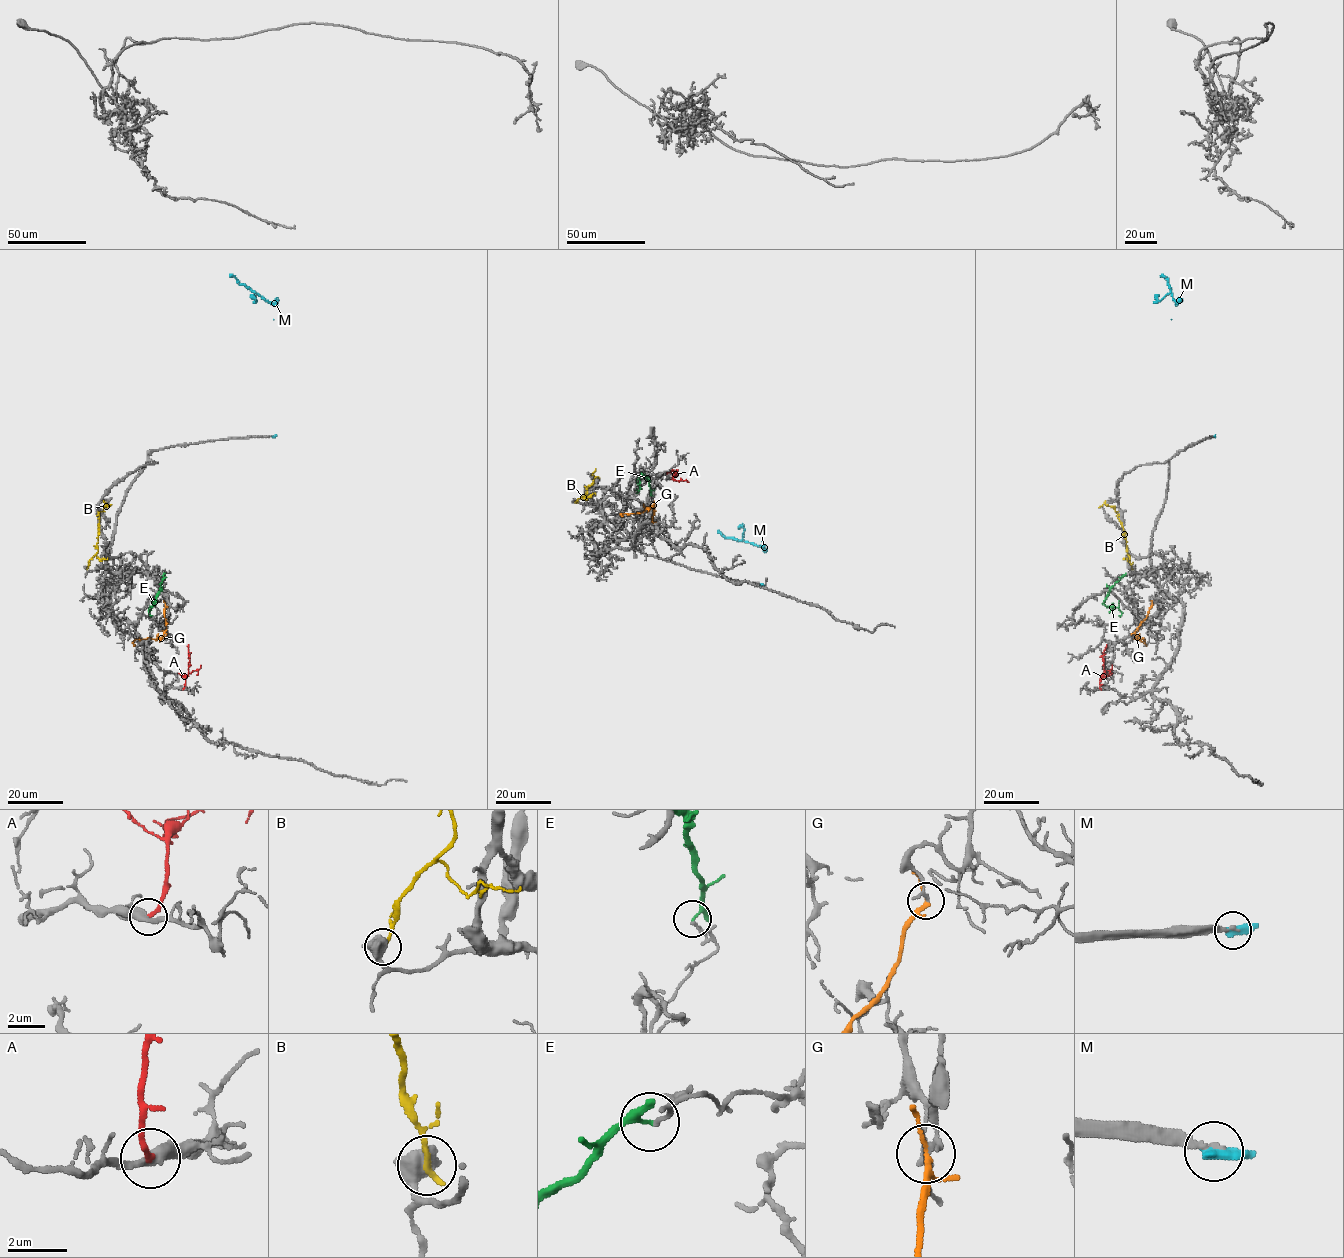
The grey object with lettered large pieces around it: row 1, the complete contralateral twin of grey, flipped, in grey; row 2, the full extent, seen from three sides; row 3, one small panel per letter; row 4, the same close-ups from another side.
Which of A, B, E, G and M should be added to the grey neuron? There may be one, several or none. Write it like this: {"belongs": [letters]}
{"belongs": []}

